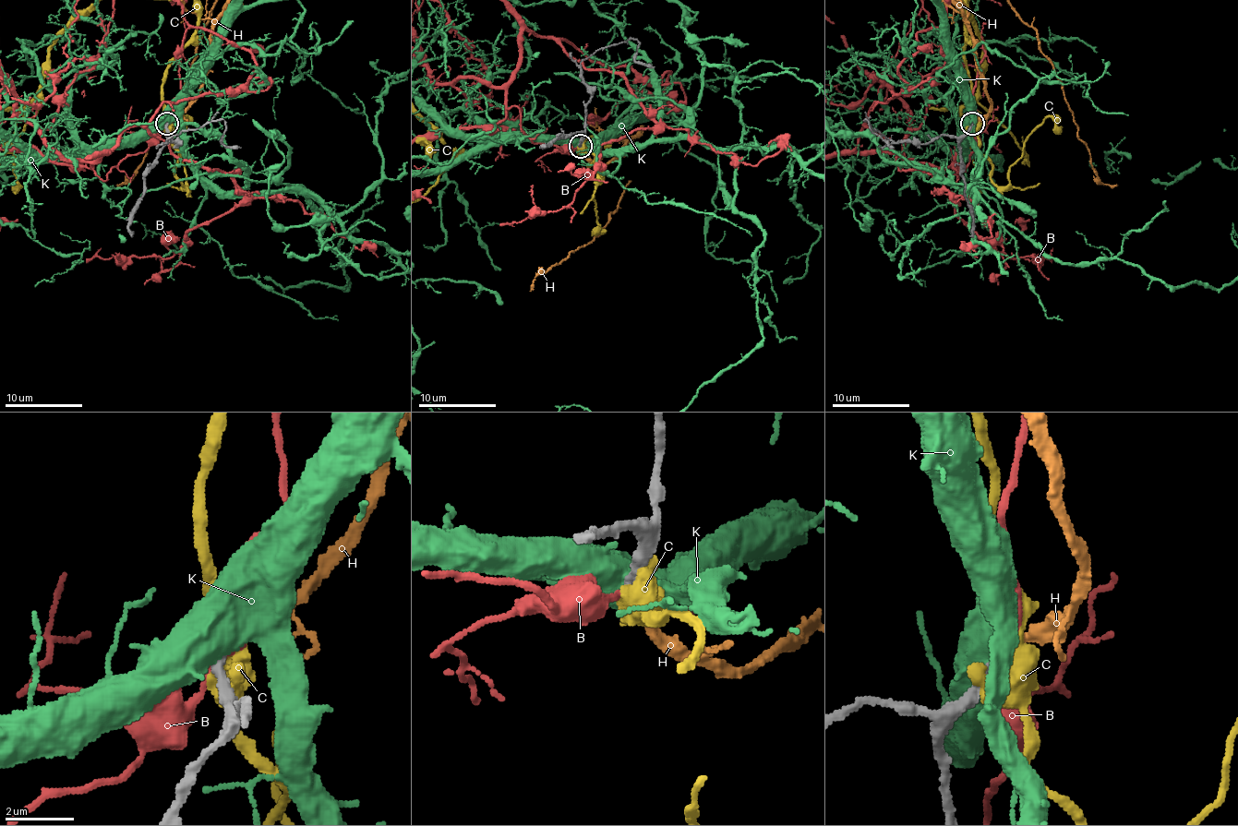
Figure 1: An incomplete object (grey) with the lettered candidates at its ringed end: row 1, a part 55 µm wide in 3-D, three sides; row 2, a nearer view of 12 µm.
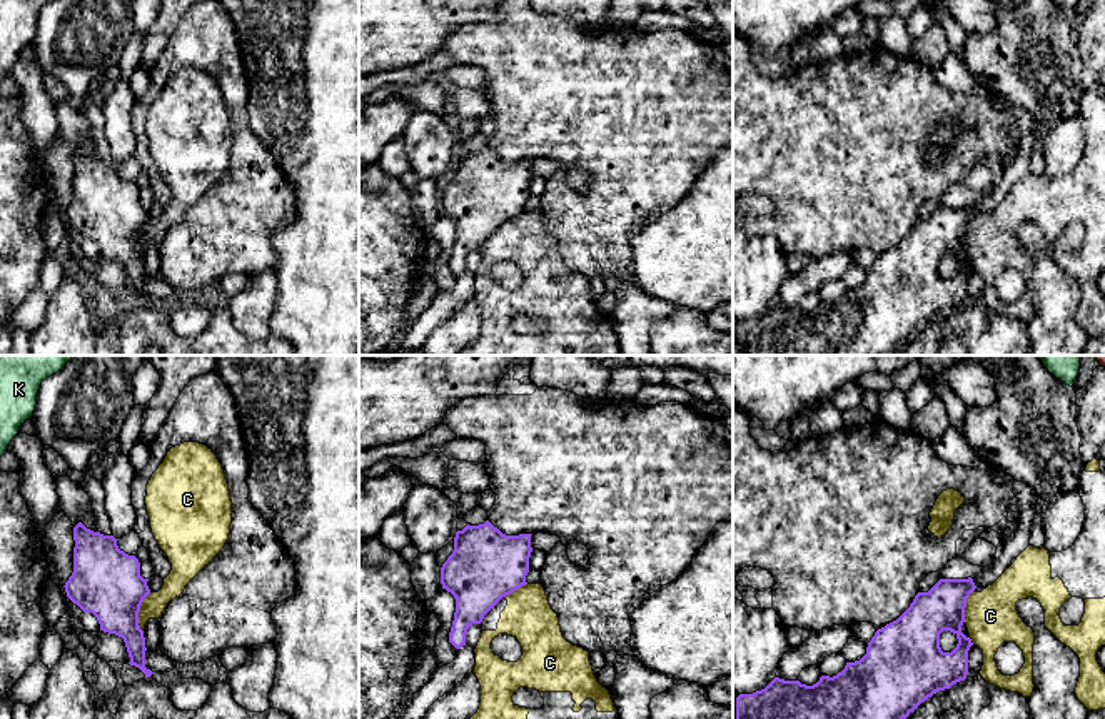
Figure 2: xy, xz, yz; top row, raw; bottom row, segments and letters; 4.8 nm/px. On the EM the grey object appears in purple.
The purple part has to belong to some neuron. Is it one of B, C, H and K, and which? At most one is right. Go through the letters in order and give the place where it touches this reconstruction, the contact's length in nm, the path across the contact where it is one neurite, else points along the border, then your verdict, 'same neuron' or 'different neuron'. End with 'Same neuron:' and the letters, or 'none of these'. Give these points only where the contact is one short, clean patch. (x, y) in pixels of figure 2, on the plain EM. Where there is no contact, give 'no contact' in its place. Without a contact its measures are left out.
B: no contact; different neuron
C: meets purple in xy at (139, 237); contact 200 nm long; border along xy (151, 219), (139, 239), (139, 254), (142, 257); different neuron
H: no contact; same neuron
K: no contact; different neuron
Same neuron: H

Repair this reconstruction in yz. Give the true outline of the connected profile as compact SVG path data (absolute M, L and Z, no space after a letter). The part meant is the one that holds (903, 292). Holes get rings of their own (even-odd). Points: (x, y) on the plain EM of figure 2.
M940 205L928 219L918 219L910 234L893 249L878 255L868 269L866 280L855 289L846 289L836 302L821 302L813 312L800 307L775 304L764 315L736 324L734 355L895 355L921 329L938 317L950 315L965 307L968 300L968 277L971 265L961 259L966 225L976 215L968 205ZM950 257L958 270L951 279L940 274L940 260Z

